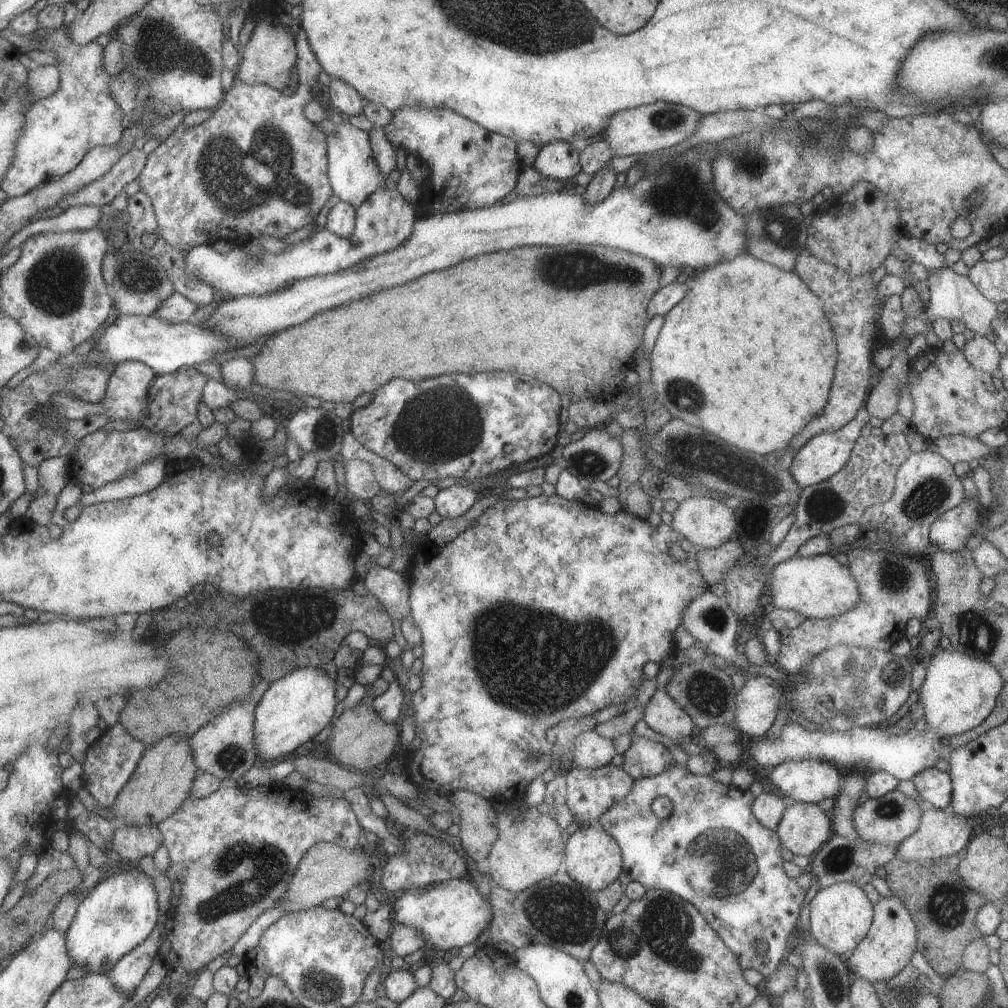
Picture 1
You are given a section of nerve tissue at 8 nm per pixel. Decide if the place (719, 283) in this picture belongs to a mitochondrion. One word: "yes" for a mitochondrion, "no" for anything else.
no

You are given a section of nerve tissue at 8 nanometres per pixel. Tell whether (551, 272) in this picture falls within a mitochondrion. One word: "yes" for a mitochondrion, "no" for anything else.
yes

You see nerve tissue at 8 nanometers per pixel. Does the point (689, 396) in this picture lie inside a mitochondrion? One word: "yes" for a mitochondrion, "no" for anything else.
yes

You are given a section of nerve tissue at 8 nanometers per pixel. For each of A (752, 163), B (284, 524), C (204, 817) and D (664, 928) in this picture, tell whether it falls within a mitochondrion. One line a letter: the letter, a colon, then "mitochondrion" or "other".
A: mitochondrion
B: other
C: other
D: mitochondrion

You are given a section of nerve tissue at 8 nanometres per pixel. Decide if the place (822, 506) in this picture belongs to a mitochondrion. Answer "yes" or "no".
yes

